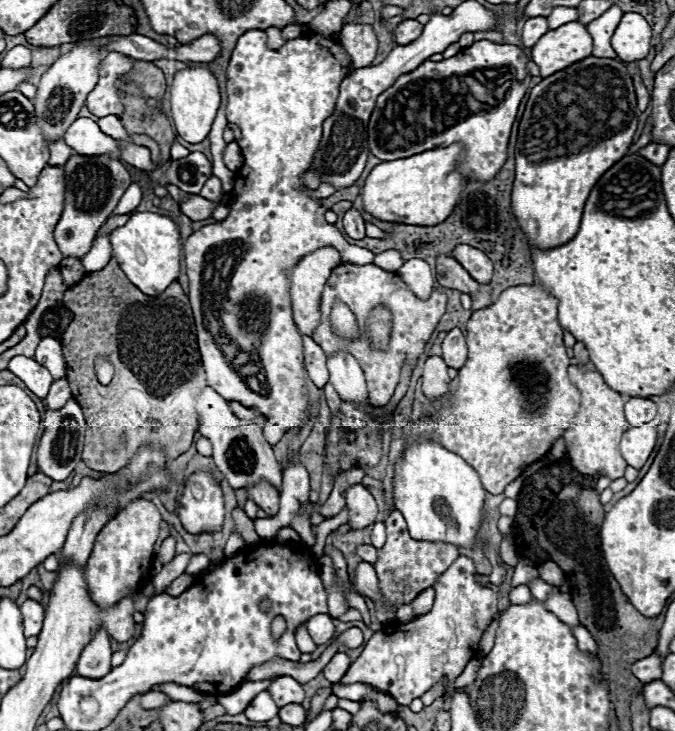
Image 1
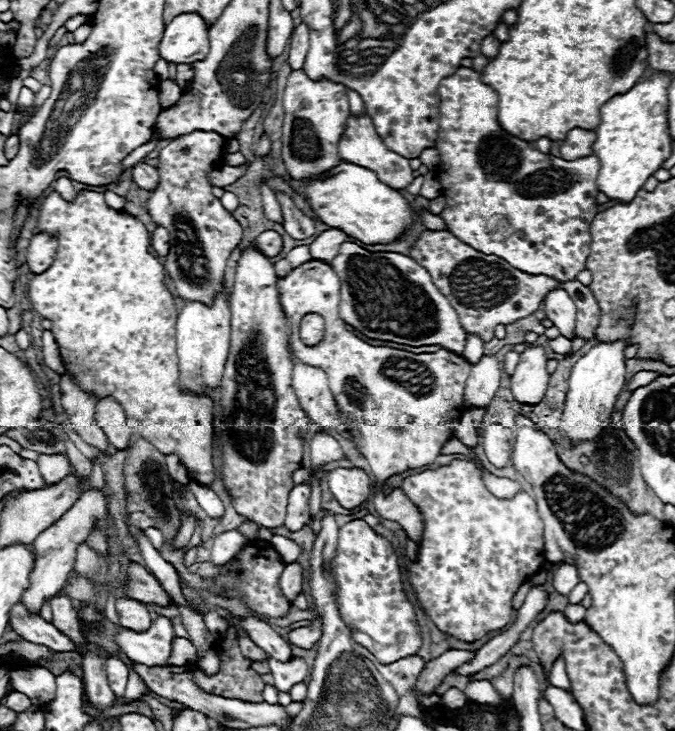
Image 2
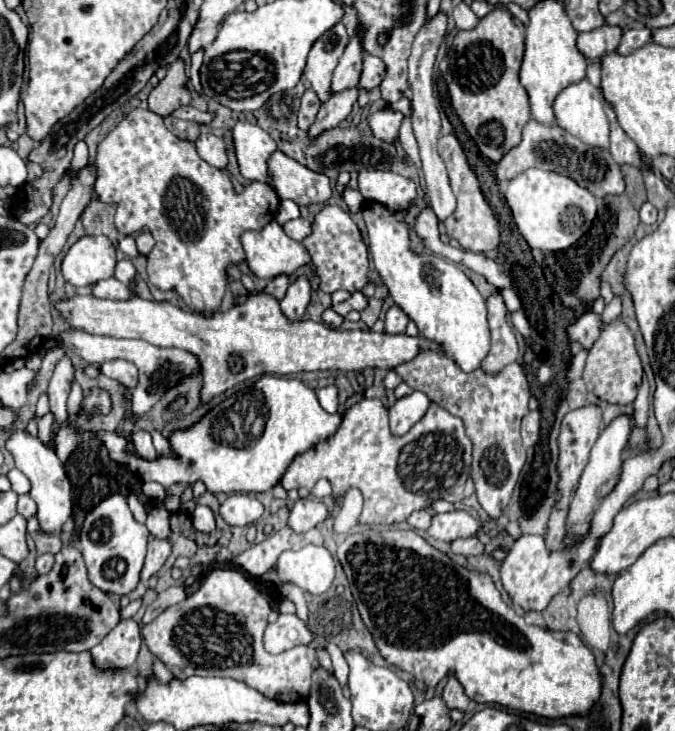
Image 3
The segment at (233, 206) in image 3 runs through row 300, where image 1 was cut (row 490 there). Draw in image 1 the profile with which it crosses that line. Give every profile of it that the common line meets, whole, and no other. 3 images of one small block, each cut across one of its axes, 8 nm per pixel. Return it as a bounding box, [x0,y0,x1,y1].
[176,472,226,534]

